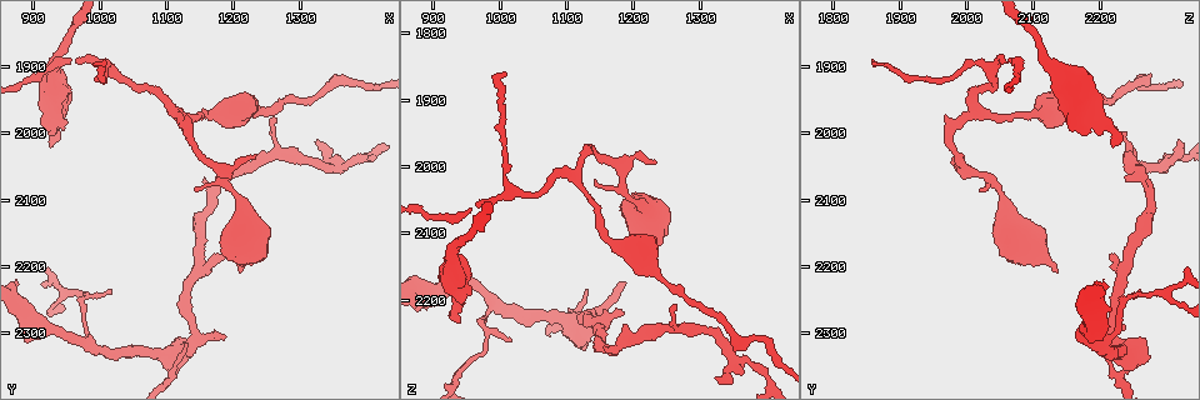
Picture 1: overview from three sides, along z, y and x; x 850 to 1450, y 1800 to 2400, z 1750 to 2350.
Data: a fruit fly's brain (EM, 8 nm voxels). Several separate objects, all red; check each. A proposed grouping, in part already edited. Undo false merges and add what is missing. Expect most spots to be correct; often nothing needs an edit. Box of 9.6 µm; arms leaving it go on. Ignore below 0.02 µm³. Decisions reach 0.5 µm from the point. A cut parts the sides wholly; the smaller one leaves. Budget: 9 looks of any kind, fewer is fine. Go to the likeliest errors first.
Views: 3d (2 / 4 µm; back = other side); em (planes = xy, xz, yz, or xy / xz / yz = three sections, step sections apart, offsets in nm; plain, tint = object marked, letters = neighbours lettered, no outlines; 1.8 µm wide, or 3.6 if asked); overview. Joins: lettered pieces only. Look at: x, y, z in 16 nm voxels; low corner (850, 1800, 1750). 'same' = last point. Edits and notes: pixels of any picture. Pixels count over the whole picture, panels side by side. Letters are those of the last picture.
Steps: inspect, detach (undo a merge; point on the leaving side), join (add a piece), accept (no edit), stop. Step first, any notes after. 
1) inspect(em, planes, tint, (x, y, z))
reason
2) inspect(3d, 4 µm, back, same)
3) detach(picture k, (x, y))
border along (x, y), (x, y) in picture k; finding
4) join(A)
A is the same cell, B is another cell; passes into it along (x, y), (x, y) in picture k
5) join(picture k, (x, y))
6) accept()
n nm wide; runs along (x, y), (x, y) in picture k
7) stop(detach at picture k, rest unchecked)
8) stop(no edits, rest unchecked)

inspect(em, planes, letters, (1000, 1890, 1855))
thin end

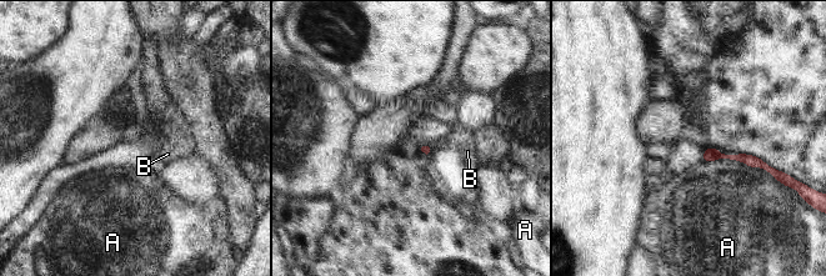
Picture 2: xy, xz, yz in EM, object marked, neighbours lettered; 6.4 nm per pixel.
accept()
A and B are other cells; border along (739, 161), (720, 159), (702, 162) in picture 2; no lettered piece goes on from it

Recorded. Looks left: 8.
inspect(em, xy, step 8, letters, (970, 1890, 2060))
branch stops here

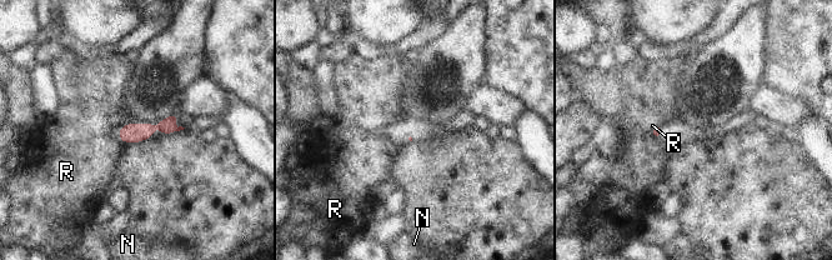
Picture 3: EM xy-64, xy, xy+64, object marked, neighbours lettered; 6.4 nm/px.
inspect(em, planes, letters, same)
cut it another way

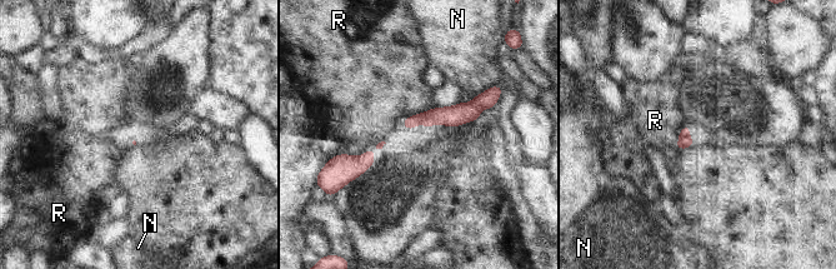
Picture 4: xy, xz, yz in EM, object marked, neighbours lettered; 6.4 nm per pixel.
accept()
N and R are other cells; border along (432, 106), (408, 115), (404, 119) in picture 4; none of them fits

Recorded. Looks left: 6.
inspect(3d, 4 µm, (1395, 1925, 2255))

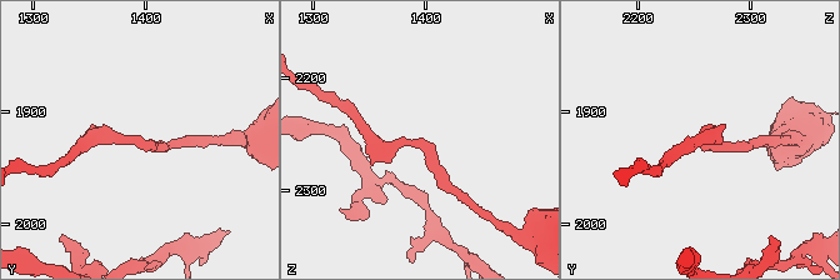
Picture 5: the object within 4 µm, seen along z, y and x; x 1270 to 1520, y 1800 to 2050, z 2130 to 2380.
inspect(em, planes, letters, (1398, 1928, 2258))
now the EM

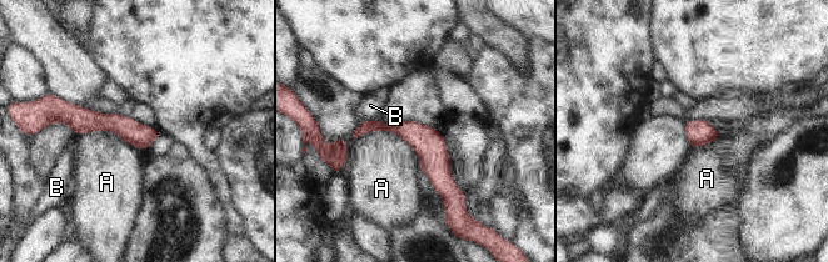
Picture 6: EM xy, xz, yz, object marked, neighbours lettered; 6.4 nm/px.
accept()
A and B are other cells; arms of 170, 190 nm; one neuron here

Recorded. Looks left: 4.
inspect(3d, 4 µm, (1185, 2060, 2000))
arms part here

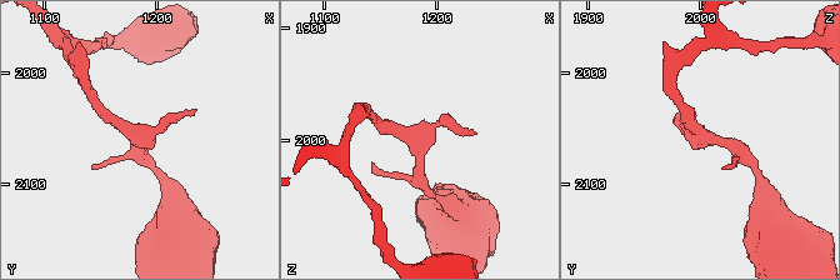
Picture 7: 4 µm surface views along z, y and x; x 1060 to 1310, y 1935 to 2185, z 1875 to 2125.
inspect(em, yz, step 16, tint, (1182, 2056, 2002))

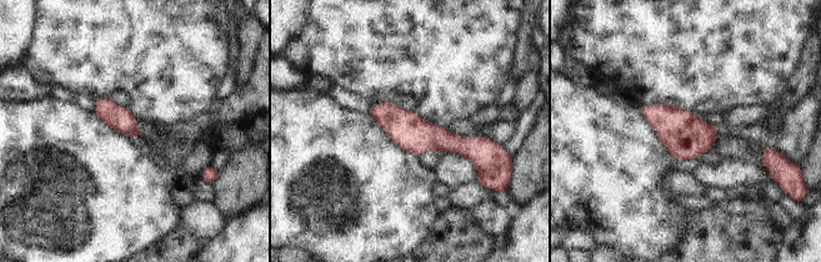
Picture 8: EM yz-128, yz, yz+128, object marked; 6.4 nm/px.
inspect(em, planes, letters, same)
cut it another way

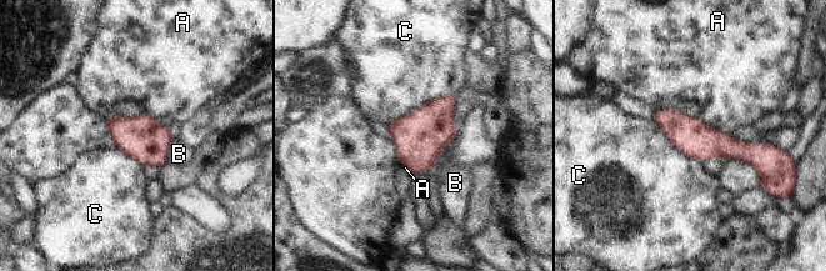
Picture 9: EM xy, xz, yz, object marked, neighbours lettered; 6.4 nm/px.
accept()
A, B and C are other cells; runs along (656, 116), (701, 142), (767, 150) in picture 9; continuous, no second neuron

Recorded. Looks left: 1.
stop(no edits, rest unchecked)

